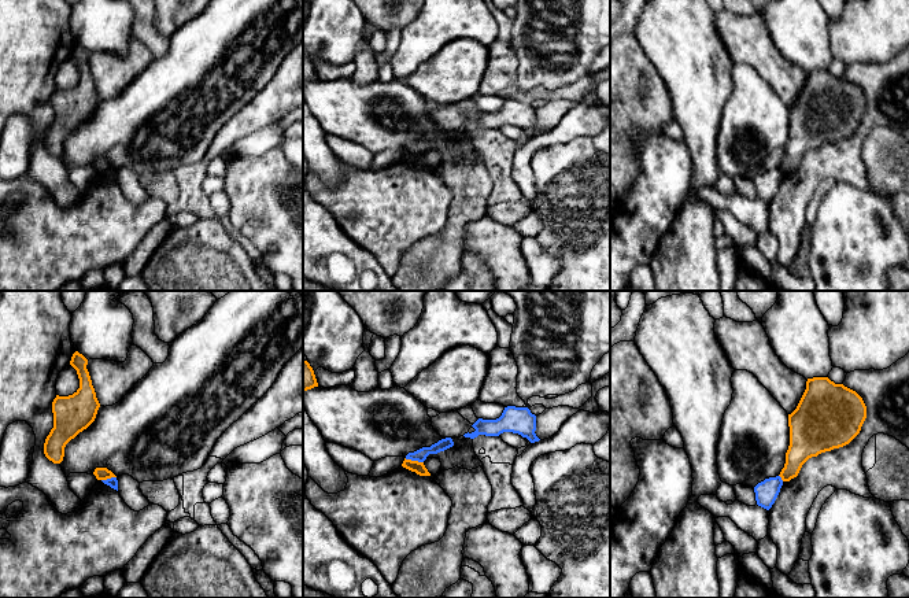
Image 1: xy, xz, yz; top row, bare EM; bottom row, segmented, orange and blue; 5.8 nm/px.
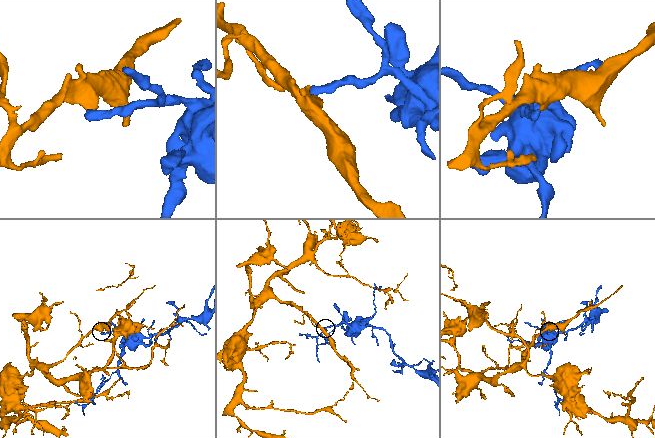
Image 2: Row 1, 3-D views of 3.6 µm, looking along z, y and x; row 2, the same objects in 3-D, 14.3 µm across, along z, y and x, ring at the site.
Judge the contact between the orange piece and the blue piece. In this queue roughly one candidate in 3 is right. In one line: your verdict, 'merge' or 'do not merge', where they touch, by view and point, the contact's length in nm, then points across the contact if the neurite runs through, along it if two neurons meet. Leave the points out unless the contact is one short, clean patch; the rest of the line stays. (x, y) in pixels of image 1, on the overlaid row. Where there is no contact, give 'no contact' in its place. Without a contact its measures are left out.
do not merge; contact xz (414, 461); length 110 nm; border xz (405, 458), (422, 462)

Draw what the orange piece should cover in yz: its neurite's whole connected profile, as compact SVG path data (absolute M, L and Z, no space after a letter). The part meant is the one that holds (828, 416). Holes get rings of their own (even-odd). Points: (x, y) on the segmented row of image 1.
M828 377L808 379L797 409L788 414L790 446L781 480L797 477L809 458L849 444L865 418L866 406L856 391Z

